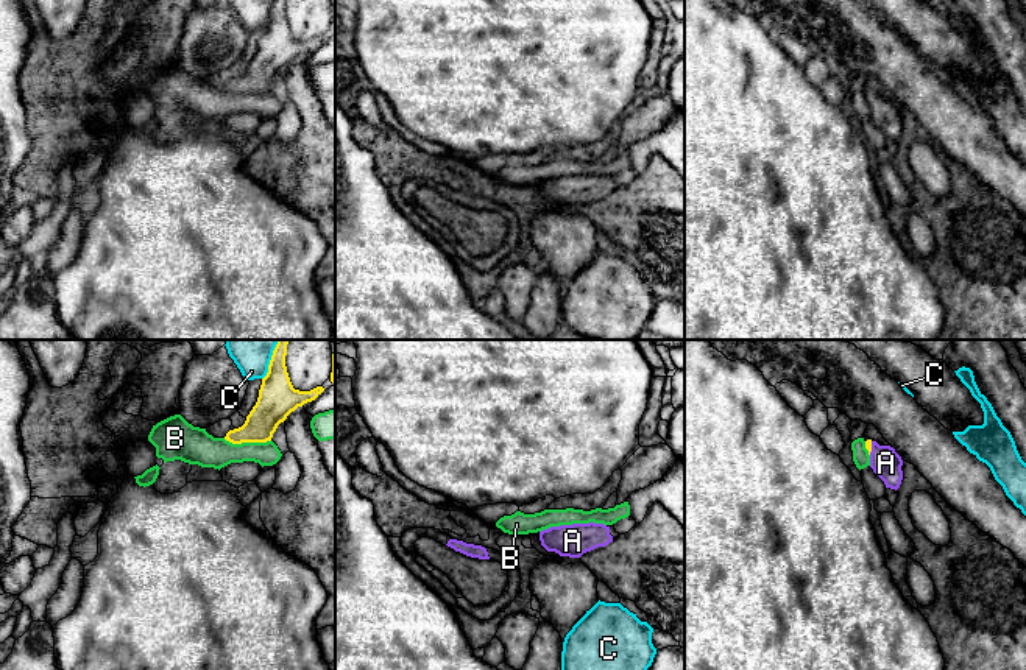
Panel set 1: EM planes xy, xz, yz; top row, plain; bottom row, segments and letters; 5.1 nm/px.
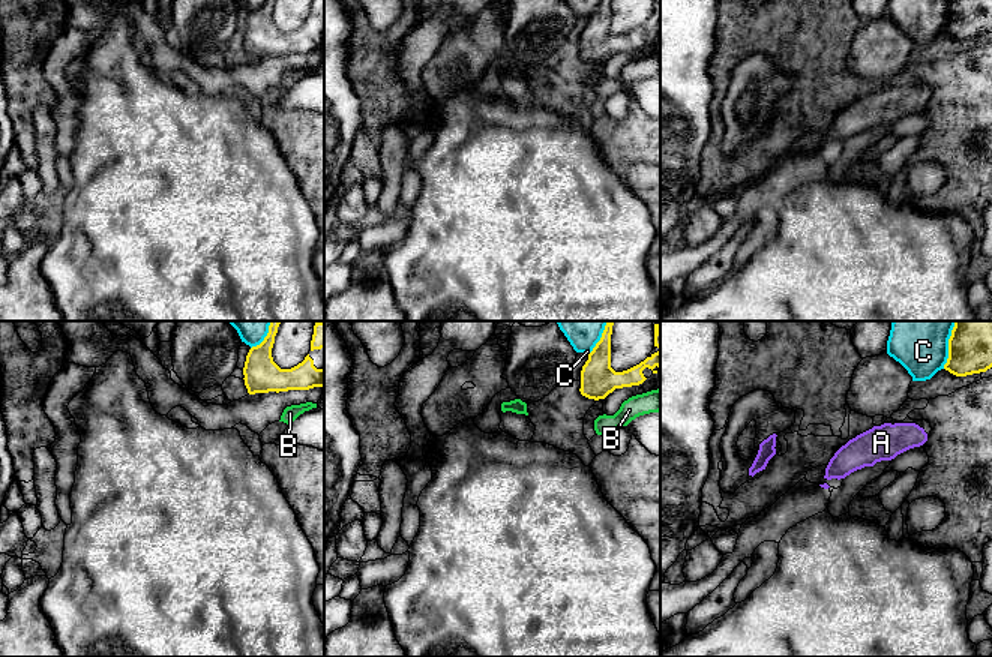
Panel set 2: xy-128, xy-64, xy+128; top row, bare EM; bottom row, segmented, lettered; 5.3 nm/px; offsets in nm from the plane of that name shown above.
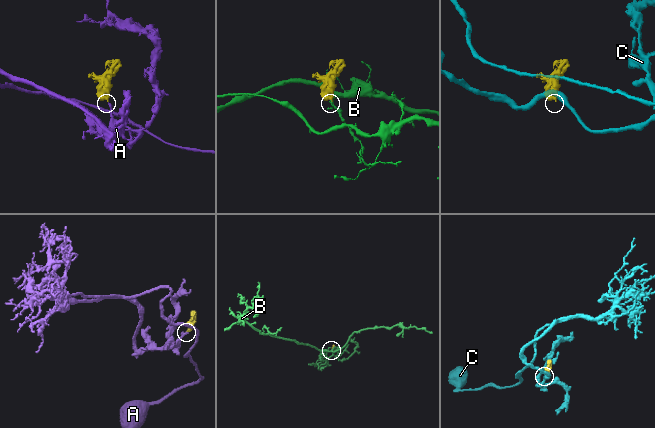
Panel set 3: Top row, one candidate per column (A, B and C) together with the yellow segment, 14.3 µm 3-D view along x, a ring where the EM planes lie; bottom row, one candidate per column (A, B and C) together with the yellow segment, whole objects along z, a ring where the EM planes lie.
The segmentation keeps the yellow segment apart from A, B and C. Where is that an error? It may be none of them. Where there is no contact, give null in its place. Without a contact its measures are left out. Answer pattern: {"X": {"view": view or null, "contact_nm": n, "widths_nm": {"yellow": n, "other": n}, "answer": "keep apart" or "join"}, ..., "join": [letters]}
{"A": {"view": "yz", "contact_nm": 70, "widths_nm": {"yellow": 30, "other": 160}, "answer": "join"}, "B": {"view": "xy", "contact_nm": 240, "widths_nm": {"yellow": 190, "other": 170}, "answer": "keep apart"}, "C": {"view": "xy", "contact_nm": 220, "widths_nm": {"yellow": 200, "other": 260}, "answer": "keep apart"}, "join": ["A"]}

